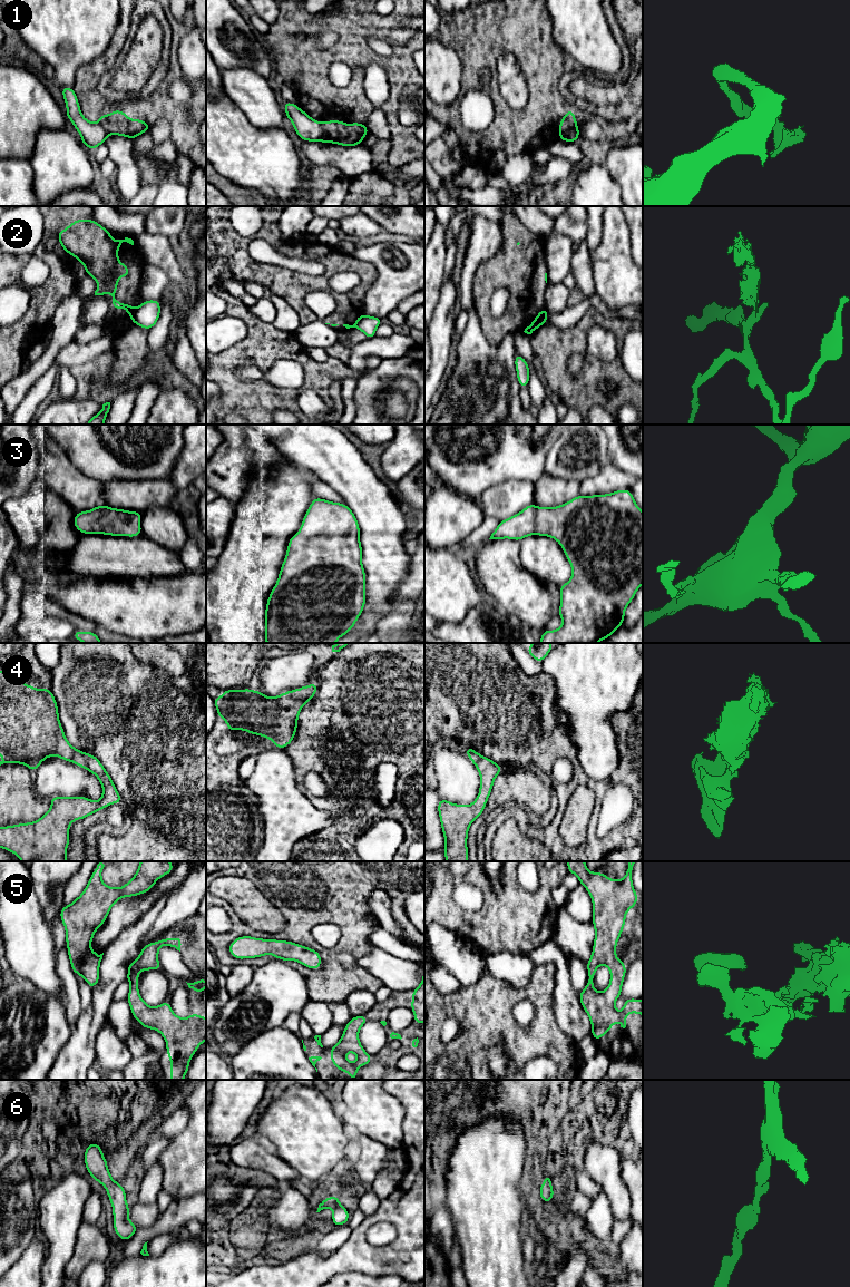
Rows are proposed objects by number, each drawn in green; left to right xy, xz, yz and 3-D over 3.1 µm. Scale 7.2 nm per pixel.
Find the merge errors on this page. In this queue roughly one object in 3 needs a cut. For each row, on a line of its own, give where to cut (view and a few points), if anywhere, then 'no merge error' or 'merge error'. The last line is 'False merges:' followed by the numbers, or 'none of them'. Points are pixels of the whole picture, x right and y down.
1: yz (577, 128), (566, 128), (559, 133) | merge error
2: xy (134, 309), (130, 315) | merge error
3: no cut | no merge error
4: no cut | no merge error
5: no cut | no merge error
6: no cut | no merge error
False merges: 1, 2

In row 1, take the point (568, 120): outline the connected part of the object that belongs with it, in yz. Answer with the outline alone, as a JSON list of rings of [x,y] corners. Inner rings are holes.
[[[568,109],[566,115],[559,121],[559,133],[563,133],[566,129],[575,128],[578,129],[576,117],[573,109]]]

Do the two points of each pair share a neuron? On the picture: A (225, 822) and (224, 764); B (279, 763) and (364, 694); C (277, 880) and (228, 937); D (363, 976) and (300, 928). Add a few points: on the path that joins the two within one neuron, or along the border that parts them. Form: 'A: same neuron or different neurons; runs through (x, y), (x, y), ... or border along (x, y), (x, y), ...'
A: same neuron; runs through (224, 808), (224, 779)
B: different neurons; border along (283, 750), (290, 758), (295, 780)
C: same neuron; runs through (292, 908), (292, 928), (276, 944), (256, 944)
D: same neuron; runs through (345, 976), (342, 976), (309, 946)

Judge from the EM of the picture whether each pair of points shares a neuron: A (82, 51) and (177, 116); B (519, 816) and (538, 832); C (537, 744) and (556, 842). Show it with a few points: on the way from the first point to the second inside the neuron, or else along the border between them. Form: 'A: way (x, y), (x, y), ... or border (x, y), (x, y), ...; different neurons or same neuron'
A: border (111, 39), (108, 48), (82, 65), (75, 76); different neurons
B: way (523, 821), (533, 831); same neuron
C: way (530, 772), (514, 791), (514, 810), (528, 827); same neuron

